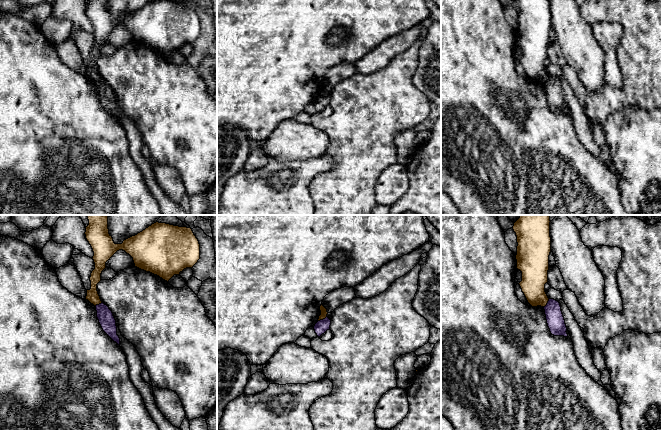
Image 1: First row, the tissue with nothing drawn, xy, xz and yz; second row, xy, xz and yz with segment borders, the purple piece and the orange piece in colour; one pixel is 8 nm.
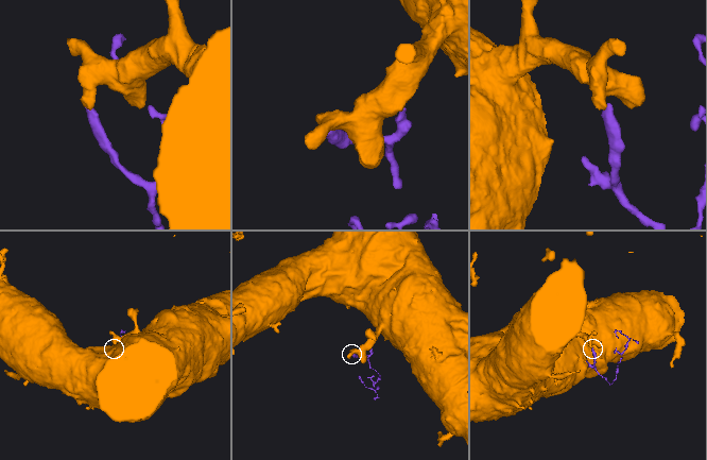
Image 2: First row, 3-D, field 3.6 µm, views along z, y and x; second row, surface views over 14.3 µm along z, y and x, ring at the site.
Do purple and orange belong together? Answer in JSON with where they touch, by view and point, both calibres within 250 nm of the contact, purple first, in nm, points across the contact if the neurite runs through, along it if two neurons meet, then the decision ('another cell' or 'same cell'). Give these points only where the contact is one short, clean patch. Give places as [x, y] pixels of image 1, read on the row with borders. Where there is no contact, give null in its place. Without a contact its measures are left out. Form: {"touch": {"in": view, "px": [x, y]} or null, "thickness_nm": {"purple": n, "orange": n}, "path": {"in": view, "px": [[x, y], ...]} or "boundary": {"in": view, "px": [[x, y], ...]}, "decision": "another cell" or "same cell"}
{"touch": {"in": "xz", "px": [323, 319]}, "thickness_nm": {"purple": 100, "orange": 50}, "boundary": {"in": "xz", "px": [[326, 316], [318, 321]]}, "decision": "another cell"}

